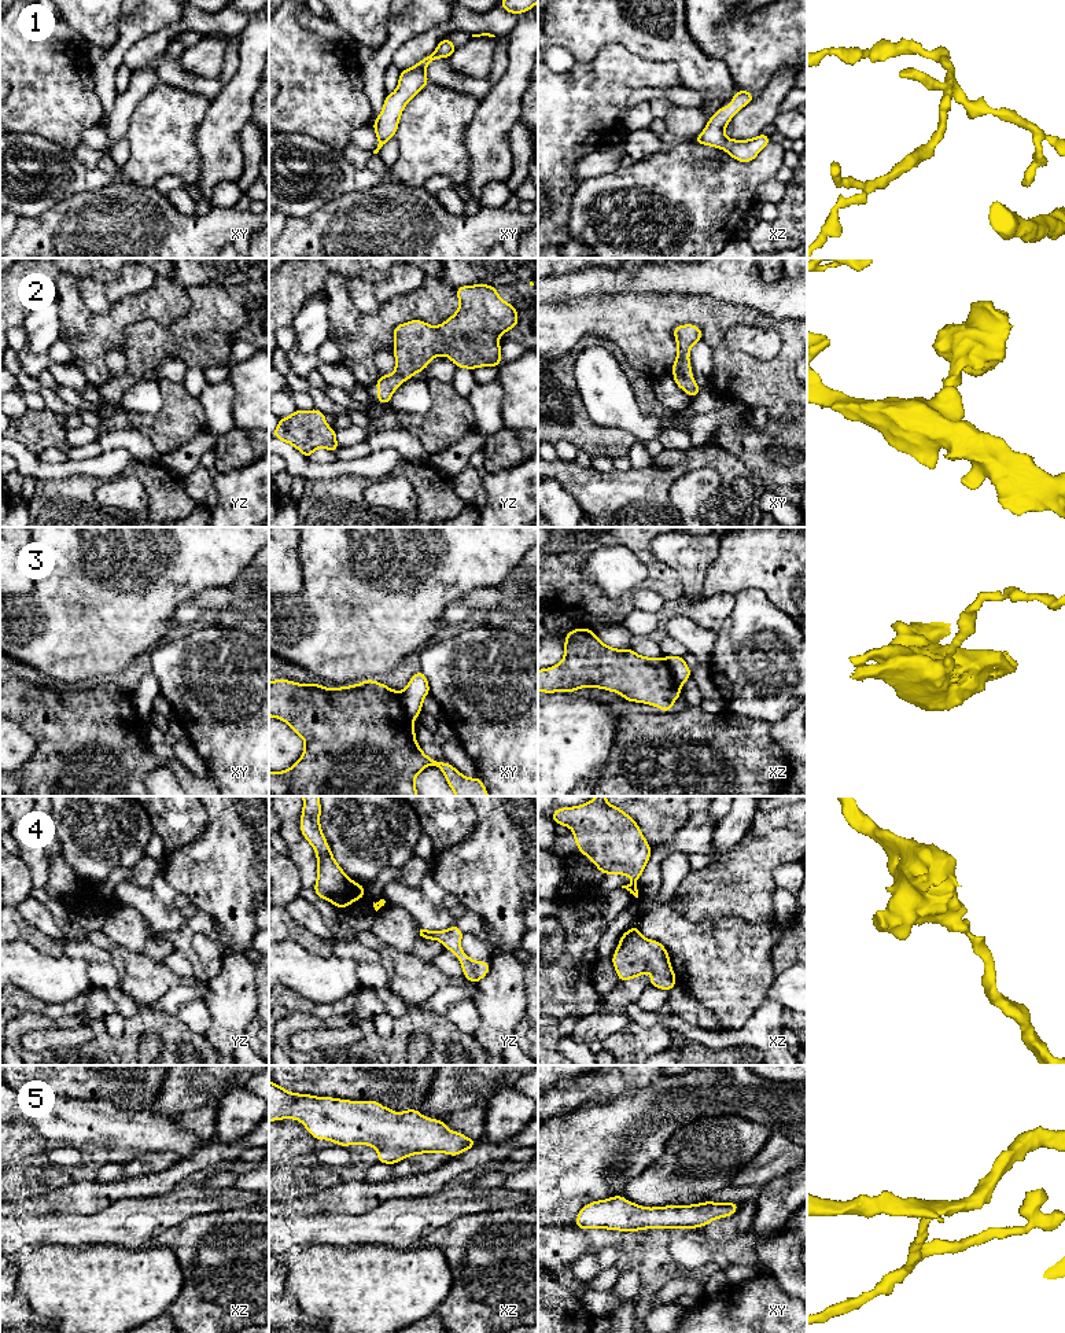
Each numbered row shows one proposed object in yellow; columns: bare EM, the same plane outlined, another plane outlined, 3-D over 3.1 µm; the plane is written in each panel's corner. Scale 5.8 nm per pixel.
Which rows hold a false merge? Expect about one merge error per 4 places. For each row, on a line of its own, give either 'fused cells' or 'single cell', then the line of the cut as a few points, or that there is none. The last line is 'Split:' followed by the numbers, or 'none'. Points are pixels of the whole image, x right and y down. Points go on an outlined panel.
1: single cell; no cut
2: single cell; no cut
3: fused cells; cut in xz along (664, 658), (674, 680), (680, 685)
4: single cell; no cut
5: single cell; no cut
Split: 3

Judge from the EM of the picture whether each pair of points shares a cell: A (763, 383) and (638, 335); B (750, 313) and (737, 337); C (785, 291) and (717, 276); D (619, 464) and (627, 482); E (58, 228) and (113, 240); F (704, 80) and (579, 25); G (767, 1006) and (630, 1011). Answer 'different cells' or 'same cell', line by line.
A: same cell
B: different cells
C: same cell
D: different cells
E: same cell
F: same cell
G: same cell

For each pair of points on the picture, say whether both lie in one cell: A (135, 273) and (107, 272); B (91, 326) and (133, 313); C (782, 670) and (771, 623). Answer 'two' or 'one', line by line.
A: two
B: one
C: one

